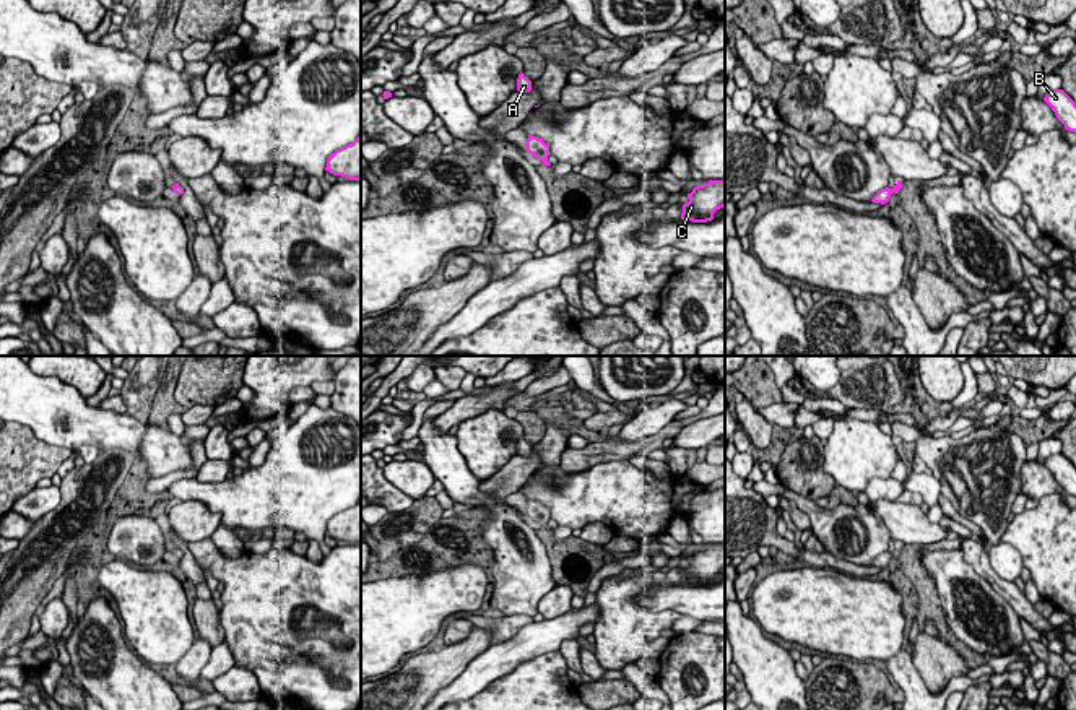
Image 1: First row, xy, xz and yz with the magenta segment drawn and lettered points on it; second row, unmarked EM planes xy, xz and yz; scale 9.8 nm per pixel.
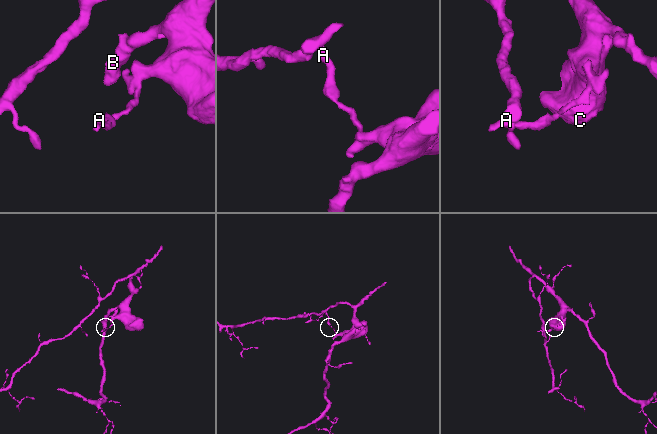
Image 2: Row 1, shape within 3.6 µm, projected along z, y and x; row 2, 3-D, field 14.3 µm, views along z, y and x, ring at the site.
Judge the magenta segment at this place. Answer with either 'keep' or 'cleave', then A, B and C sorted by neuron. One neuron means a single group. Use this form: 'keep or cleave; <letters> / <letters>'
cleave; A / B C

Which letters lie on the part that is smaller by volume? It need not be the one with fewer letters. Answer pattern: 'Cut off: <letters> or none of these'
Cut off: A

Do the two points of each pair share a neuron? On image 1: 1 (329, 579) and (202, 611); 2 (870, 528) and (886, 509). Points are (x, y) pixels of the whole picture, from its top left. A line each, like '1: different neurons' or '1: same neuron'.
1: different neurons
2: different neurons

